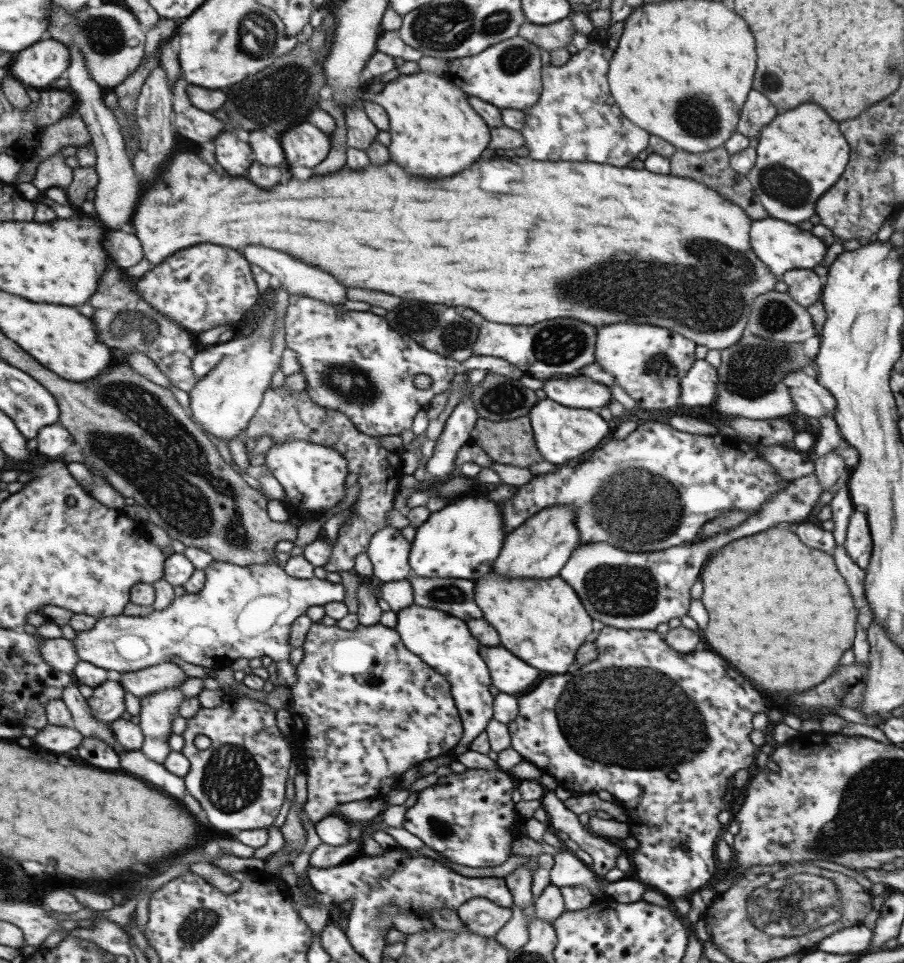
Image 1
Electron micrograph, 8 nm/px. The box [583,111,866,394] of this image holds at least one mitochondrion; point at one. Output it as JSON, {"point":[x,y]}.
{"point":[780,181]}

